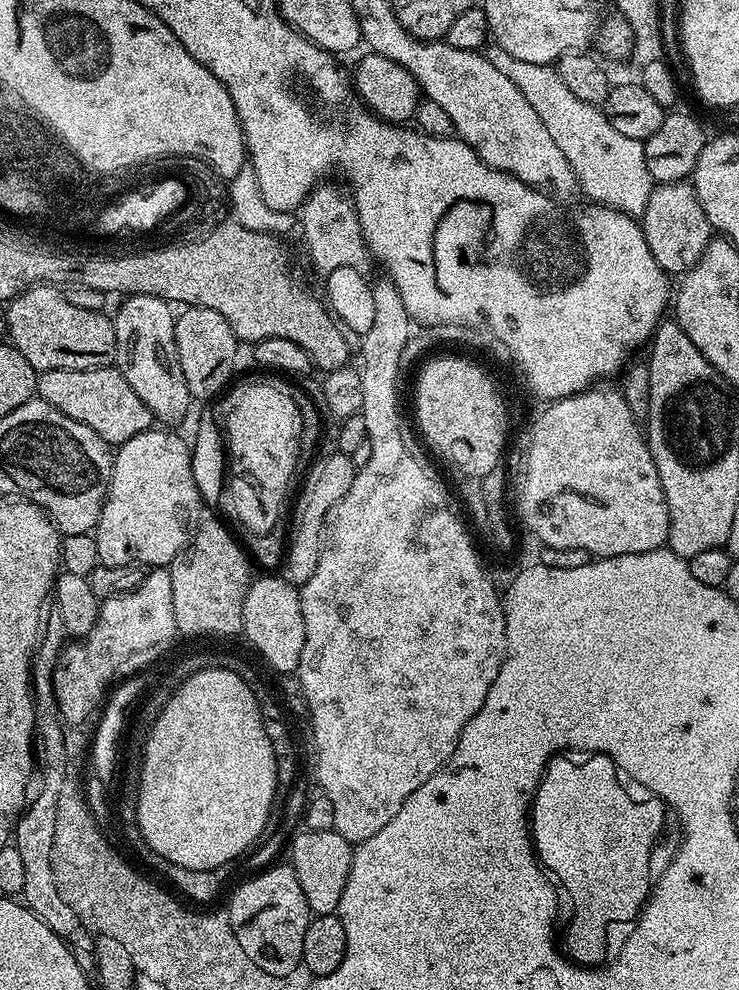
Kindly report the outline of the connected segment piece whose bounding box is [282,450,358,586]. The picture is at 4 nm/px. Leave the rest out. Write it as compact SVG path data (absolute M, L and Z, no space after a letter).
M332 450L329 456L317 455L307 465L308 473L304 476L304 485L300 488L300 497L292 508L292 525L286 528L286 551L282 565L282 575L286 582L297 586L304 584L318 570L318 558L324 545L324 523L326 514L354 482L358 464L349 453Z

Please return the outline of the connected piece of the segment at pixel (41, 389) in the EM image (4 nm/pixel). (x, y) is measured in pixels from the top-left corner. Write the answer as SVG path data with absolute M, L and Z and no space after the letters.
M115 366L90 370L46 370L37 375L36 396L54 406L54 410L66 414L66 418L74 418L74 422L90 426L90 430L94 430L94 434L109 446L125 444L130 438L149 431L154 424L152 411L146 402L134 394L130 382L122 378L120 369Z

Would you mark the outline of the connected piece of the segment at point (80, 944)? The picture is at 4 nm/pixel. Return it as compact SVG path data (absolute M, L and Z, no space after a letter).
M42 810L28 811L21 811L18 816L20 821L15 821L14 824L14 846L18 854L22 854L22 866L26 870L26 882L22 893L23 903L39 920L46 922L62 938L65 946L74 954L78 966L81 966L84 972L93 973L96 968L95 937L78 918L78 914L66 905L58 892L52 875L51 850L48 848L48 830L46 829L48 820L44 812Z

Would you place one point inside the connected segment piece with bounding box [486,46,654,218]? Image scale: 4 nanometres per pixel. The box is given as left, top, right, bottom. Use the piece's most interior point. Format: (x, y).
(611, 169)

